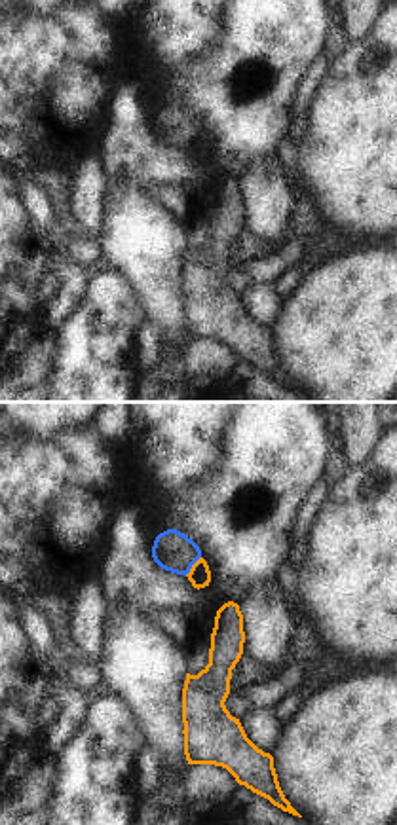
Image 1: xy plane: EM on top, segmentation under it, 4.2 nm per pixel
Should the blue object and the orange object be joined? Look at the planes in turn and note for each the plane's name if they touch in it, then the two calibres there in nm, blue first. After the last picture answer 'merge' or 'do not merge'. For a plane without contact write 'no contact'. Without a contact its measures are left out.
xy | 170/90 nm

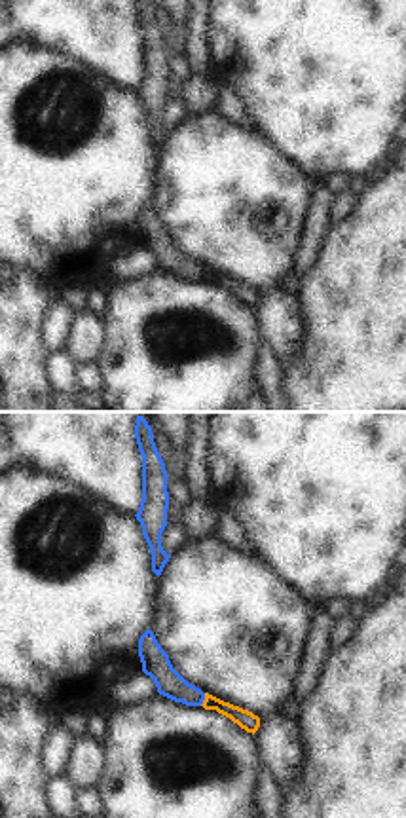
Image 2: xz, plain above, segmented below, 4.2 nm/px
xz | 120/80 nm

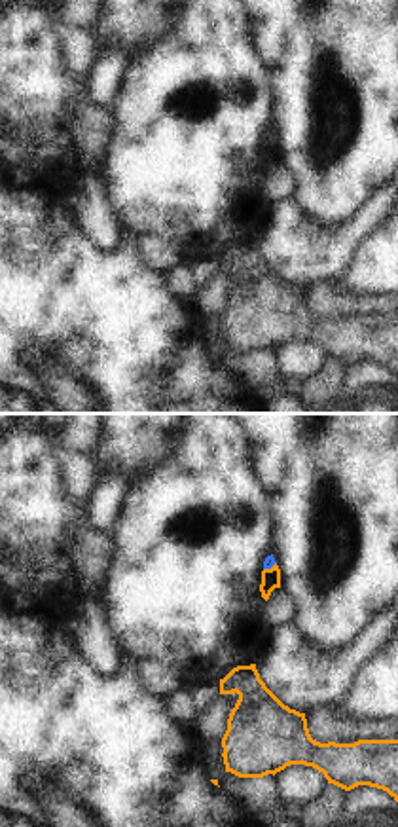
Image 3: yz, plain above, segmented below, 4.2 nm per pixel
yz | 50/80 nm

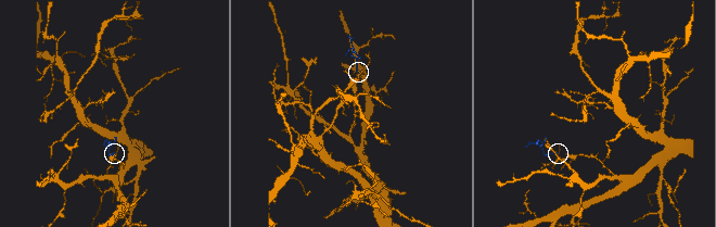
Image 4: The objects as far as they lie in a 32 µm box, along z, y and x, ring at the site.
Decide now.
do not merge

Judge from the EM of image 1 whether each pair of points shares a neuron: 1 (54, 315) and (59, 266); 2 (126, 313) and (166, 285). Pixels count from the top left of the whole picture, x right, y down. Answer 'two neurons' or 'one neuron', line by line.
1: one neuron
2: two neurons

